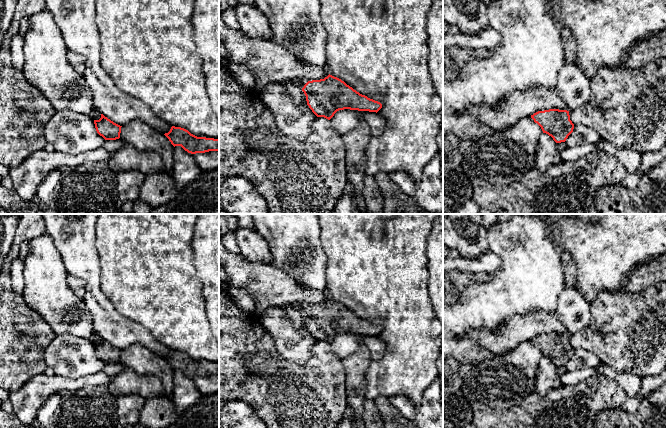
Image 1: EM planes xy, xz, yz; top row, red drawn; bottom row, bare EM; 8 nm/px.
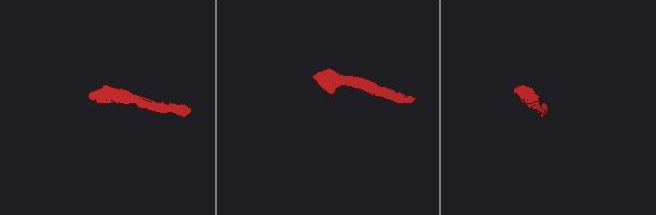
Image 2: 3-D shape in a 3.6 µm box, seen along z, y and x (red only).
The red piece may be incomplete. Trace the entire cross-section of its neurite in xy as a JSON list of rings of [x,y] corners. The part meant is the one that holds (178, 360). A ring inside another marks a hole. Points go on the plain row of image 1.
[[[172,350],[164,359],[174,371],[181,370],[191,378],[219,375],[219,363],[197,361],[181,351]]]

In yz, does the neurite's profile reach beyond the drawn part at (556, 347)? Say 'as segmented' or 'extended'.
as segmented

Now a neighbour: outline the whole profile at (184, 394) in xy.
[[[175,370],[170,398],[175,405],[176,411],[183,413],[201,397],[202,394],[196,388],[193,378],[188,377],[181,370]]]

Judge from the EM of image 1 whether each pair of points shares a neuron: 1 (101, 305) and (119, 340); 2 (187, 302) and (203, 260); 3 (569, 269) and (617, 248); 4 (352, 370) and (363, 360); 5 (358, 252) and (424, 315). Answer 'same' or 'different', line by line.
1: same
2: different
3: different
4: same
5: same

